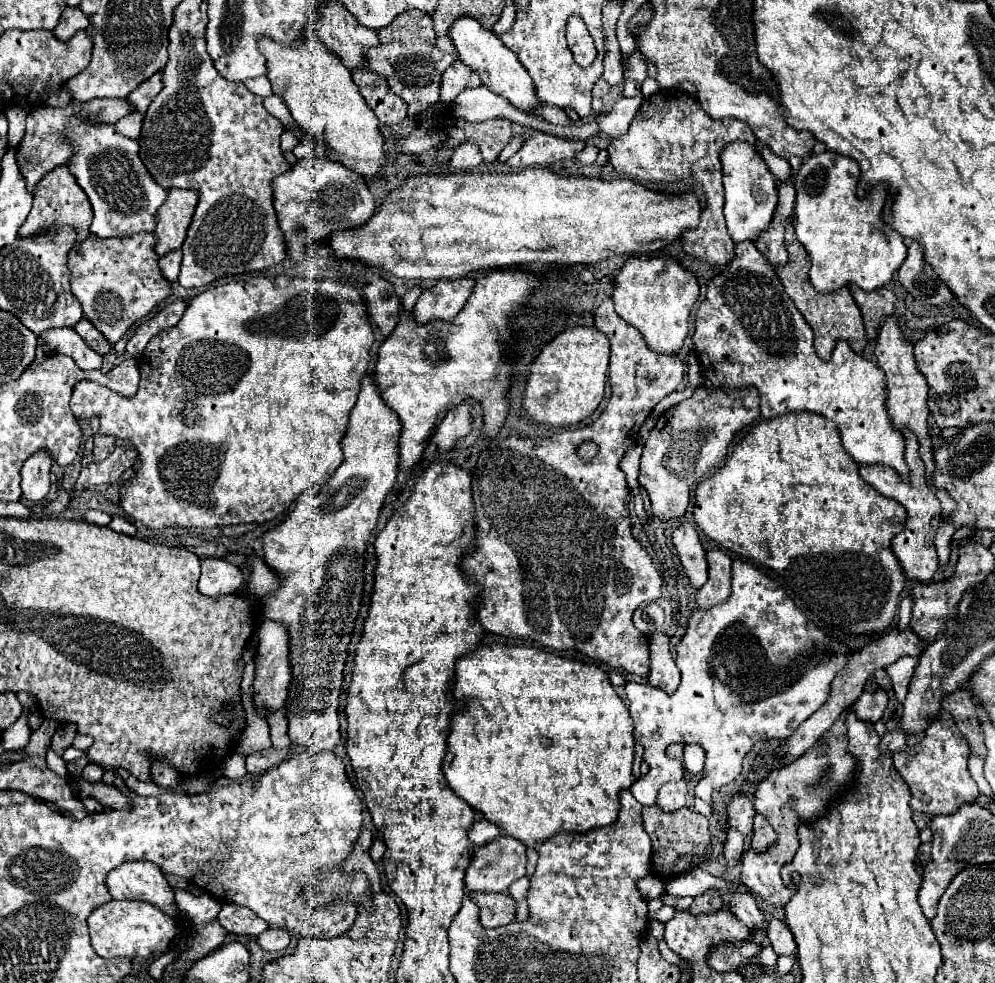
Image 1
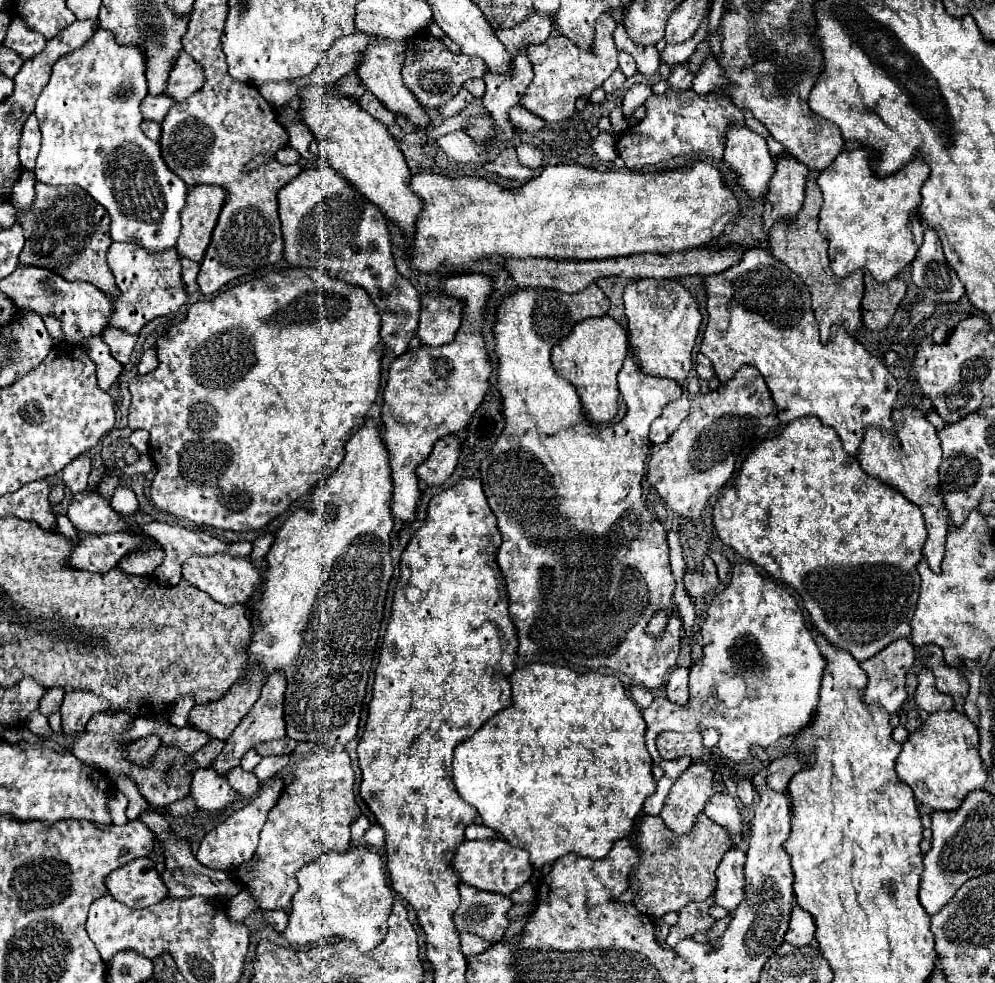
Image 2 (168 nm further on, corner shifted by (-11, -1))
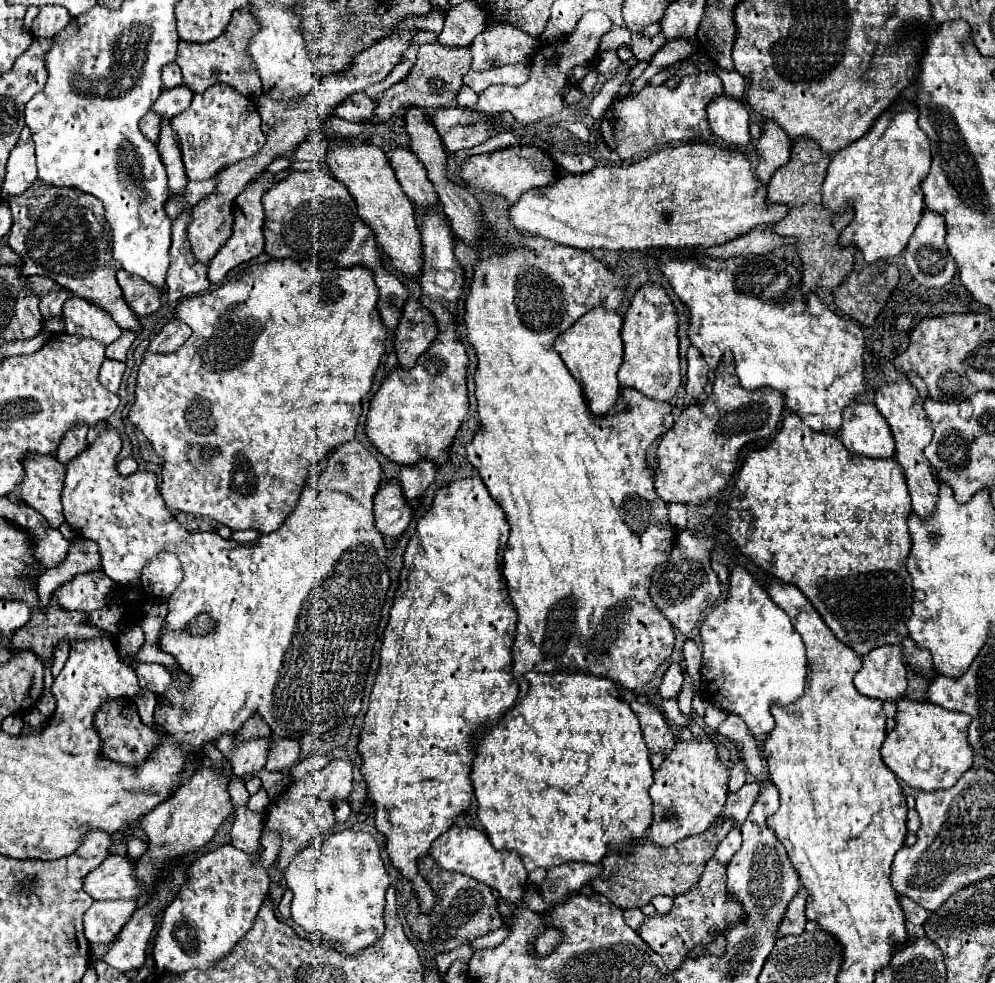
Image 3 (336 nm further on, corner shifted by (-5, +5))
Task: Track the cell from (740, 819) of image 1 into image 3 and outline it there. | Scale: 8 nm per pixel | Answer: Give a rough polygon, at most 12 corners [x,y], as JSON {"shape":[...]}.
{"shape":[[745,764],[731,768],[729,792],[737,792],[745,784]]}

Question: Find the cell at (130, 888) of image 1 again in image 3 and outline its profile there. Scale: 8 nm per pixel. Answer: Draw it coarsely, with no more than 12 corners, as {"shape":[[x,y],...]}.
{"shape":[[111,854],[85,876],[95,900],[137,900],[137,858]]}

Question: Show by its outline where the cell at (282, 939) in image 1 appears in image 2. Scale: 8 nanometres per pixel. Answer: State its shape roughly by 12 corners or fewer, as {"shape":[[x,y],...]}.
{"shape":[[377,848],[299,868],[283,938],[383,942],[393,890]]}

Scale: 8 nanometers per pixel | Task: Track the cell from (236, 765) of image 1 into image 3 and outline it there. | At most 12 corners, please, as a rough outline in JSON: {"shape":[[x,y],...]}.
{"shape":[[225,734],[216,747],[233,762],[233,774],[245,776],[265,766],[269,738],[233,744]]}

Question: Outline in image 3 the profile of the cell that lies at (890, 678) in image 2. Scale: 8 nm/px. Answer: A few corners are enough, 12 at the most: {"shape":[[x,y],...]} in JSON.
{"shape":[[879,646],[863,656],[855,688],[897,700],[907,688],[903,648]]}

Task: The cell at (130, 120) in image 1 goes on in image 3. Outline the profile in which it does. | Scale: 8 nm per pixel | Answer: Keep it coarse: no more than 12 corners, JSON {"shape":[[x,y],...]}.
{"shape":[[153,112],[139,122],[143,132],[151,142],[159,138],[159,120]]}

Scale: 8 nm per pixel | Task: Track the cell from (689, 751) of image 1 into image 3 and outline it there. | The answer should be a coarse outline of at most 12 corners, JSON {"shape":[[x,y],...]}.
{"shape":[[709,704],[705,724],[711,730],[717,730],[727,714],[717,710],[717,706]]}

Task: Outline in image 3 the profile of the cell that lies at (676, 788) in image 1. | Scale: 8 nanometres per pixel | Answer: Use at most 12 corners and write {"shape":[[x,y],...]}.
{"shape":[[677,742],[649,790],[659,846],[707,830],[729,794],[715,744]]}

